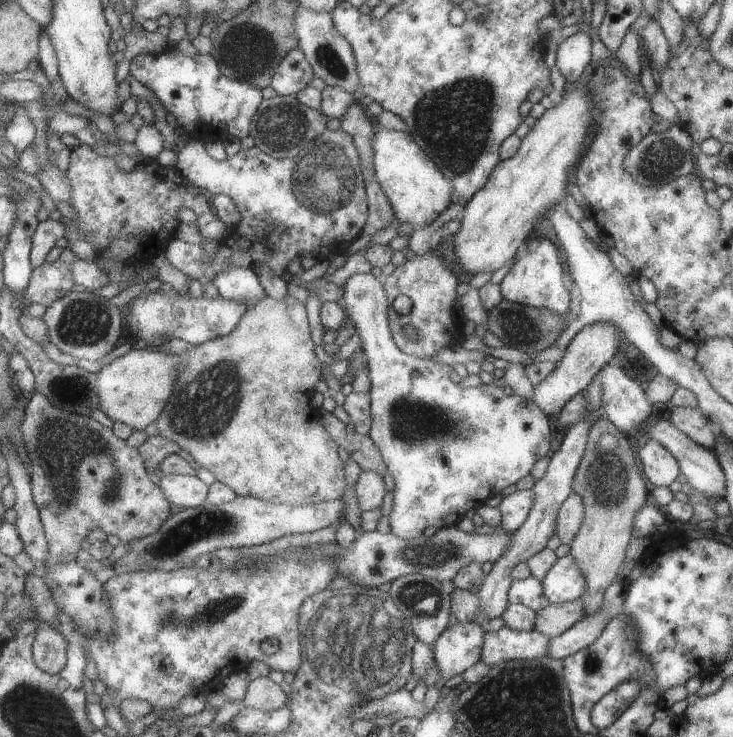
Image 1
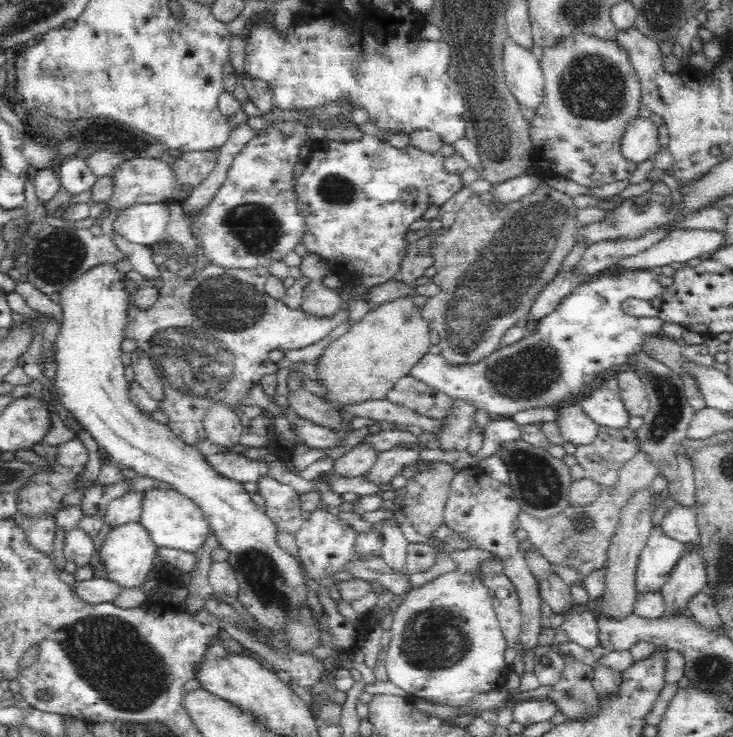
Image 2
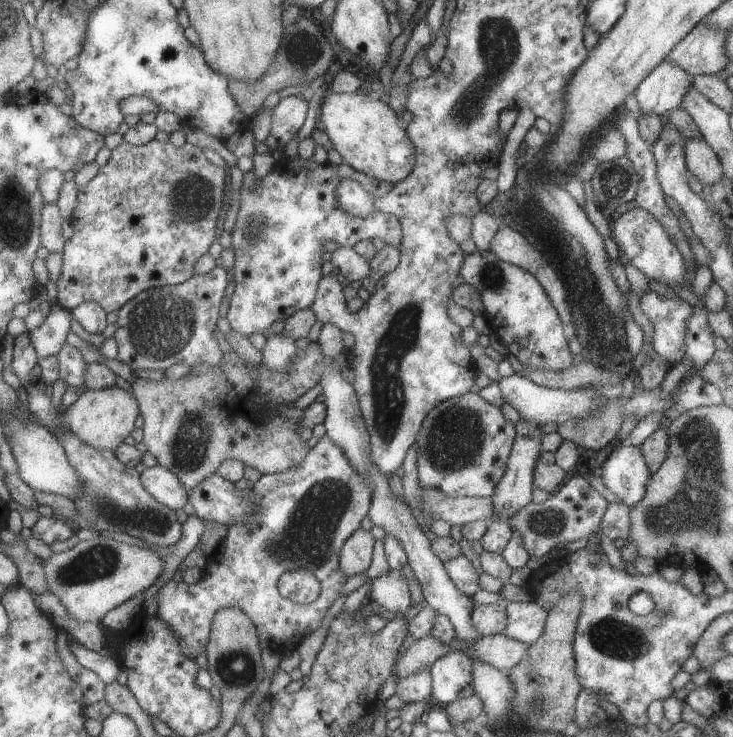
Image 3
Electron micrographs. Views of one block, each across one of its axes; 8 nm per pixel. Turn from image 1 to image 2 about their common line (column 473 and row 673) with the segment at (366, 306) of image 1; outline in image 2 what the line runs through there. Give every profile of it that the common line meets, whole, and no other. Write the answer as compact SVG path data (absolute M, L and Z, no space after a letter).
M474 548L454 550L449 554L456 563L456 570L407 592L399 604L391 623L391 639L386 647L386 669L389 681L408 695L442 706L459 707L466 704L474 694L505 687L511 668L504 662L506 641L499 627L489 589L479 576L480 562L490 554Z

